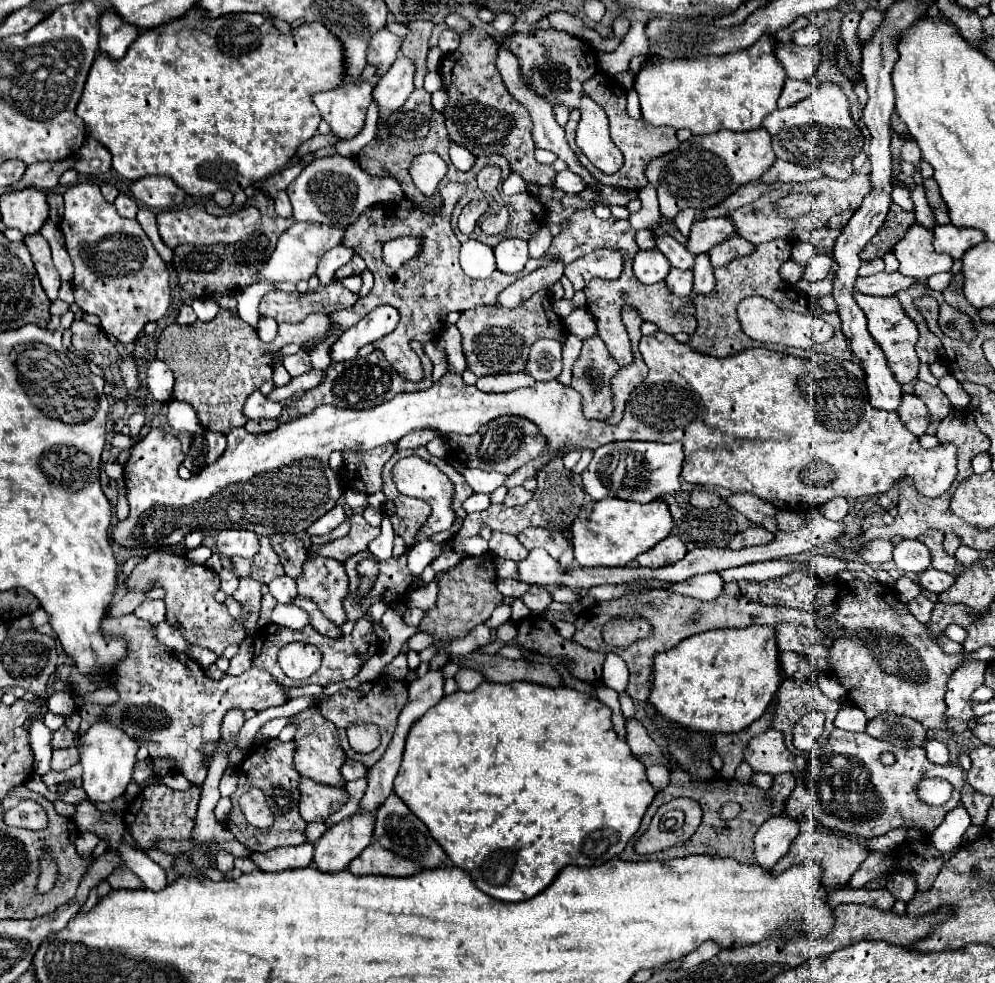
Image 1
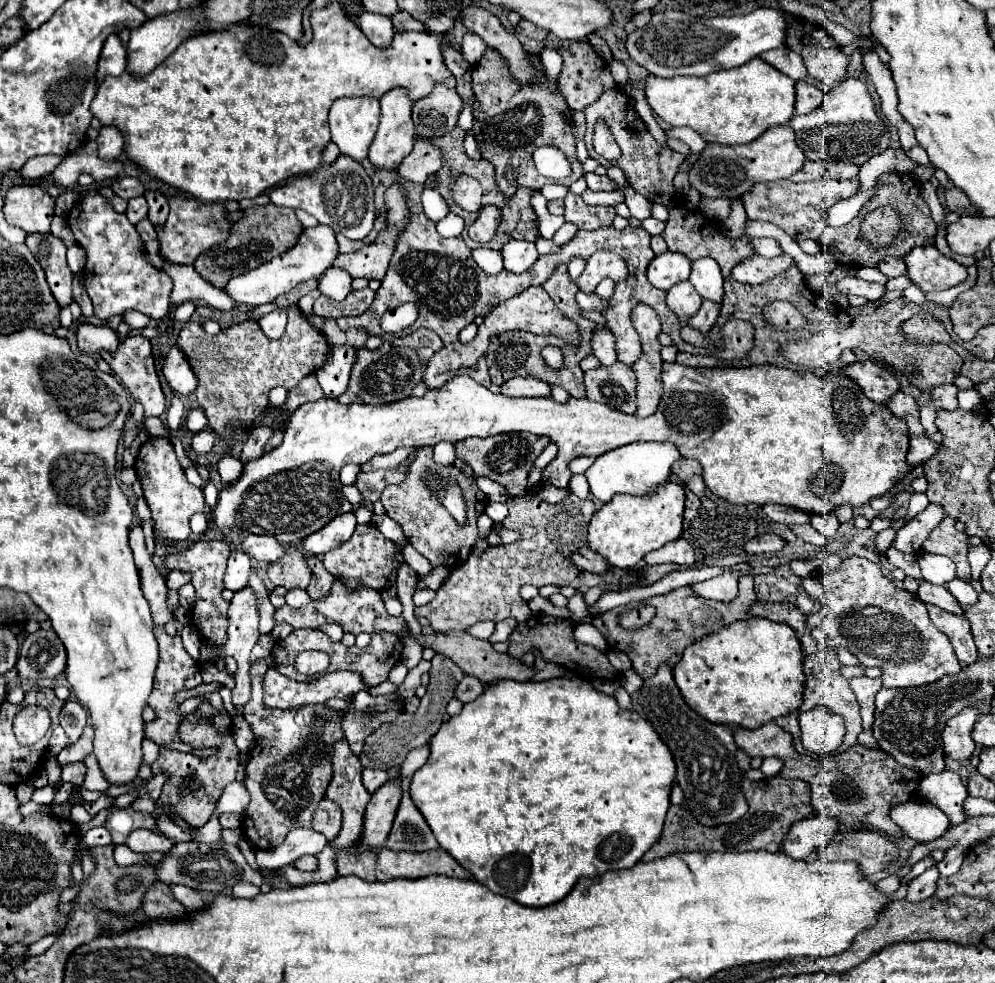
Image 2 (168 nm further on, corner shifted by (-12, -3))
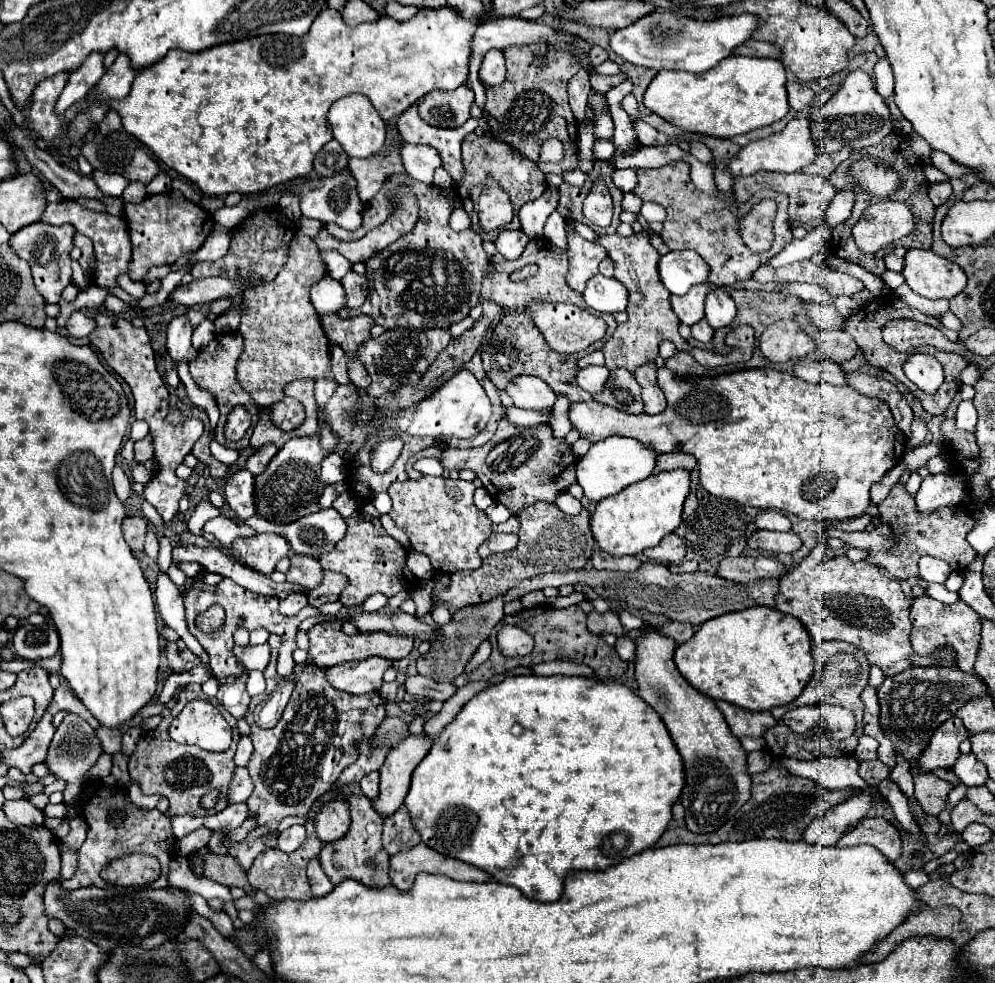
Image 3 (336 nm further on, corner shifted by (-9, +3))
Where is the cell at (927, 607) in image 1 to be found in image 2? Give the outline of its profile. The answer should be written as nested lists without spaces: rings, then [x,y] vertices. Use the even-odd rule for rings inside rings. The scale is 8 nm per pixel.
[[[927,604],[927,612],[929,612],[931,622],[941,632],[947,634],[947,638],[953,644],[953,650],[957,654],[957,660],[963,664],[973,664],[979,656],[977,656],[977,648],[975,648],[971,626],[969,626],[967,618],[949,614],[949,612],[933,606],[933,604]]]

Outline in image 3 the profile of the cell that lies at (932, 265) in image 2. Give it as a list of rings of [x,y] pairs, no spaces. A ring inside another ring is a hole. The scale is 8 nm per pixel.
[[[908,250],[902,274],[916,294],[930,300],[950,300],[966,286],[966,274],[952,260],[932,254],[932,250]]]

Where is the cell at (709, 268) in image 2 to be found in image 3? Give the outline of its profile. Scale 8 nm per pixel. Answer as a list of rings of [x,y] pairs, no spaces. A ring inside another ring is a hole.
[[[712,290],[706,298],[706,320],[714,330],[726,328],[736,318],[736,304],[730,294],[722,290]]]

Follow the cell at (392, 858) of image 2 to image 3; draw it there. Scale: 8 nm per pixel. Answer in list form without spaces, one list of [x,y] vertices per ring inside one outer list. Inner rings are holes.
[[[418,844],[410,850],[398,852],[390,856],[390,878],[392,884],[398,890],[410,890],[414,884],[416,874],[442,874],[452,880],[464,880],[464,882],[488,882],[492,880],[484,870],[470,866],[466,862],[460,862],[456,858],[448,858],[438,854],[436,850]]]

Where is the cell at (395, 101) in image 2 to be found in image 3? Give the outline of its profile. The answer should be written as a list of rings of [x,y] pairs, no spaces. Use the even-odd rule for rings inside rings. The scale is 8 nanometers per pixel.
[[[388,126],[388,140],[384,144],[382,154],[374,154],[372,158],[350,158],[348,170],[356,178],[356,192],[362,204],[368,204],[376,192],[382,188],[386,176],[390,174],[406,174],[402,160],[400,160],[400,148],[392,148],[392,142],[396,140],[398,130],[396,126]]]

